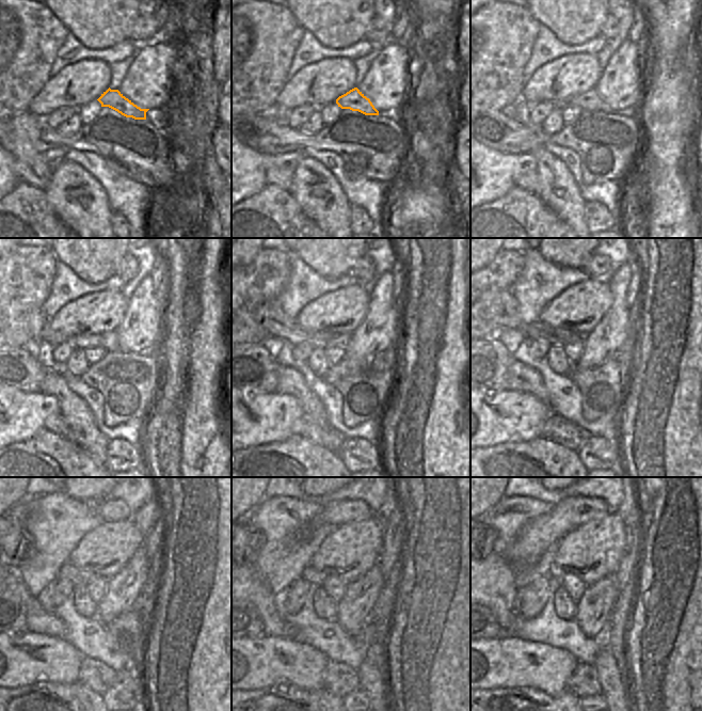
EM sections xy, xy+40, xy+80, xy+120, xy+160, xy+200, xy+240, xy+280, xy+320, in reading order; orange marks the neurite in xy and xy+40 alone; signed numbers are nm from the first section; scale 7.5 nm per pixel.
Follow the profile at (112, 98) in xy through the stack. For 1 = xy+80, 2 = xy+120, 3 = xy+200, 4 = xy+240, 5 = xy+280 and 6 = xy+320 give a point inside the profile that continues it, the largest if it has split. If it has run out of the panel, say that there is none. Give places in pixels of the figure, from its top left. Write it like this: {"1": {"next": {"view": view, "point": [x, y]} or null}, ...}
{"1": {"next": {"view": "xy+80", "point": [590, 100]}}, "2": {"next": {"view": "xy+120", "point": [40, 325]}}, "3": {"next": {"view": "xy+200", "point": [503, 310]}}, "4": {"next": {"view": "xy+240", "point": [14, 548]}}, "5": {"next": {"view": "xy+280", "point": [253, 538]}}, "6": {"next": {"view": "xy+320", "point": [492, 534]}}}

